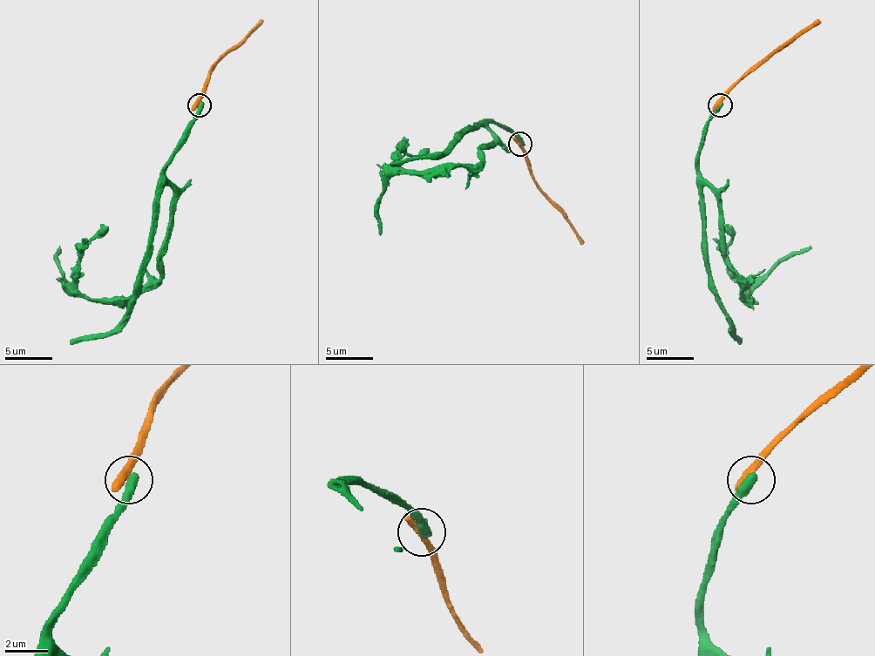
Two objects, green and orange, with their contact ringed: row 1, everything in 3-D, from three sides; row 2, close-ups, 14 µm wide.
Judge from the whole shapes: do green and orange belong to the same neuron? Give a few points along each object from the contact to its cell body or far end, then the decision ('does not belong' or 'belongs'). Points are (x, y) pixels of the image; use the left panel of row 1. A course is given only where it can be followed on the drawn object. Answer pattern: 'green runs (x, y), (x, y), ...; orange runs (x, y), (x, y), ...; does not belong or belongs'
green runs (200, 104), (166, 168), (173, 196), (159, 277), (126, 298), (77, 296), (57, 263), (60, 246); orange runs (200, 104), (200, 95), (212, 69), (261, 22); does not belong

